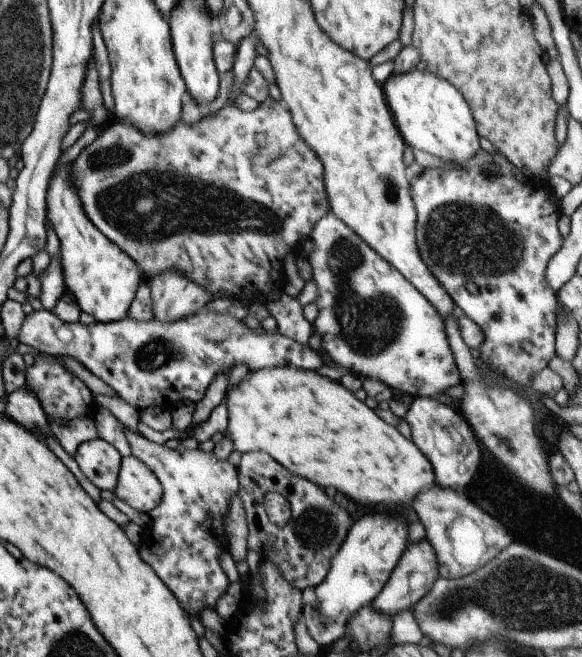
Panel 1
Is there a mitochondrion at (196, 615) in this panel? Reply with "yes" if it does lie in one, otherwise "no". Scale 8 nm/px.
no

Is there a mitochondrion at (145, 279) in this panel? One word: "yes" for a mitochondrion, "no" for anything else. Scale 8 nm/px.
no

